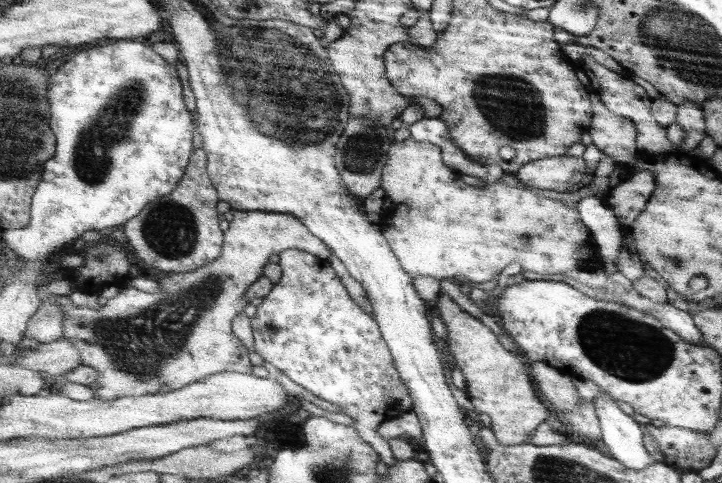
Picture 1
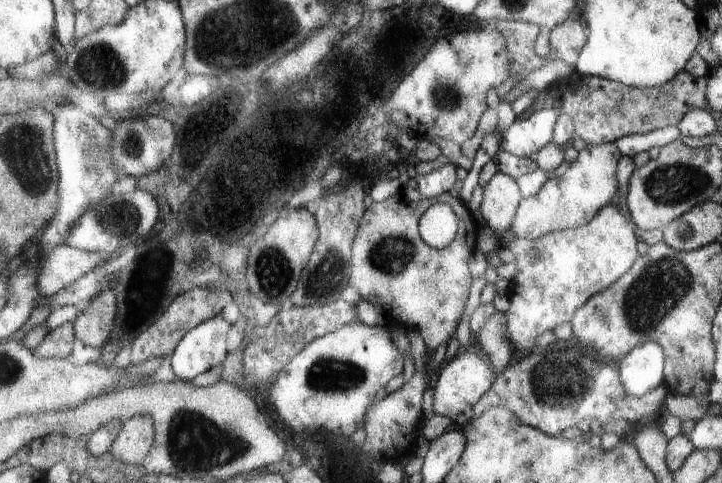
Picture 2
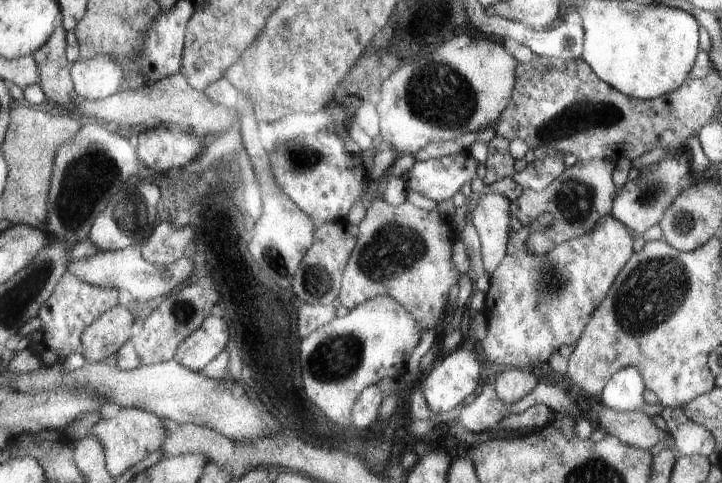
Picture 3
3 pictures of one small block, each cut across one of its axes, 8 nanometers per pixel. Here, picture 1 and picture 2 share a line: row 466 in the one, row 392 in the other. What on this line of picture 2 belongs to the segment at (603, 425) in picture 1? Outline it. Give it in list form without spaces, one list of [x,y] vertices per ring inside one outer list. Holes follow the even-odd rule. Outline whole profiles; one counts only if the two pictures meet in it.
[[[645,340],[629,350],[617,366],[625,394],[639,398],[663,382],[665,354],[657,342]]]

